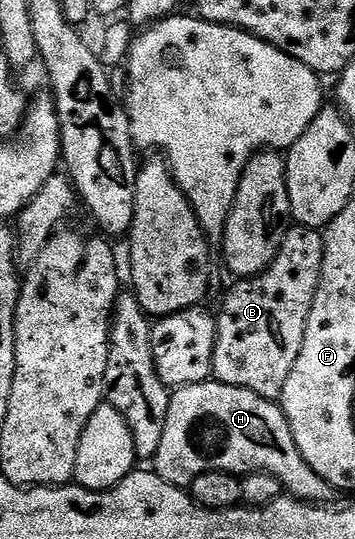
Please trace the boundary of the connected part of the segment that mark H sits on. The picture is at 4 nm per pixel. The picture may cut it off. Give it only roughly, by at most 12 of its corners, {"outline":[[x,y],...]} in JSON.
{"outline":[[214,378],[171,392],[153,470],[268,472],[297,500],[336,488],[276,401]]}

